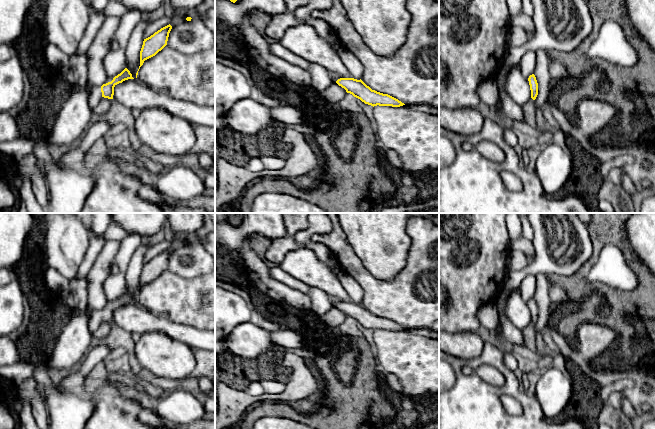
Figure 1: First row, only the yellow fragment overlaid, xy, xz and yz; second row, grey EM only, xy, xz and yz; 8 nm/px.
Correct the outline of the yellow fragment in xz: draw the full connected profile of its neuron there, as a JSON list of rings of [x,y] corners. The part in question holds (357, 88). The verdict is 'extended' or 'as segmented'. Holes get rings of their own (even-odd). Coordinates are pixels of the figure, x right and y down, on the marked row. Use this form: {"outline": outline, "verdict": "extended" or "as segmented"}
{"outline": [[[340,78],[336,83],[344,88],[347,93],[352,94],[354,97],[360,99],[365,104],[371,106],[392,106],[400,107],[405,105],[398,99],[388,95],[372,90],[361,79],[354,78]]], "verdict": "as segmented"}

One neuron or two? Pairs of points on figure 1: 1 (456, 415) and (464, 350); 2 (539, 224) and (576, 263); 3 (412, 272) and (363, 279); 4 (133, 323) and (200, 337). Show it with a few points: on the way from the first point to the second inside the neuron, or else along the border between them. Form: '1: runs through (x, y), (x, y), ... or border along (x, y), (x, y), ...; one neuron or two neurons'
1: border along (483, 346), (479, 355), (467, 360), (449, 354); two neurons
2: runs through (541, 240), (542, 253), (555, 266), (560, 266); one neuron
3: runs through (400, 284), (398, 286), (375, 286); one neuron
4: runs through (150, 323), (159, 323), (183, 333); one neuron

